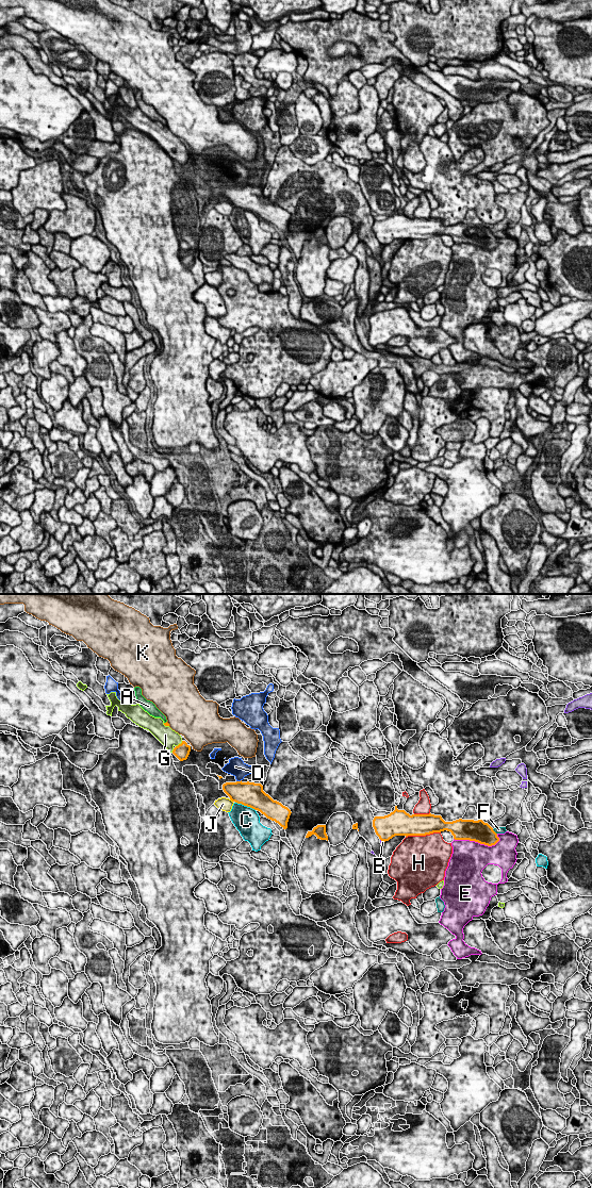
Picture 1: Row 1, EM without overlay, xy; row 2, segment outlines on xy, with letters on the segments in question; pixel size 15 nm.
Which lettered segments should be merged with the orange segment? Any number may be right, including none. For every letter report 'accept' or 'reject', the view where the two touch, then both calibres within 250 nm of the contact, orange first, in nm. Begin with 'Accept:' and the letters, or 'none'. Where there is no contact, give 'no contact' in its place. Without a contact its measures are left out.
Accept: G
A: reject; meets orange in xy; 60 nm thick on the orange side, 140 nm on the other
B: reject; meets orange in xy; 360 nm thick on the orange side, 60 nm on the other
C: reject; meets orange in xy; 380 nm thick on the orange side, 400 nm on the other
D: reject; meets orange in xy; 360 nm thick on the orange side, 260 nm on the other
E: reject; meets orange in xy; 320 nm thick on the orange side, 480 nm on the other
F: reject; meets orange in xy; 320 nm thick on the orange side, 100 nm on the other
G: accept; meets orange in xy; 220 nm thick on the orange side, 280 nm on the other
H: reject; meets orange in xy; 320 nm thick on the orange side, 480 nm on the other
J: reject; meets orange in xy; 360 nm thick on the orange side, 200 nm on the other
K: reject; meets orange in xy; 60 nm thick on the orange side, 480 nm on the other

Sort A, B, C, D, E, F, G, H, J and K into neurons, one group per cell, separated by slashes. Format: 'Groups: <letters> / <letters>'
Groups: A / B / C / D / E / F / G / H / J / K

